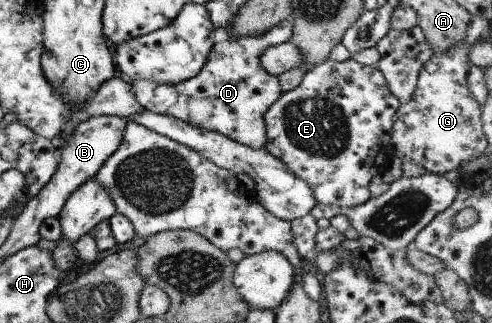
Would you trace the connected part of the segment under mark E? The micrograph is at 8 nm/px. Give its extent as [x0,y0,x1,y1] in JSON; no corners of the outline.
[264,59,400,209]

